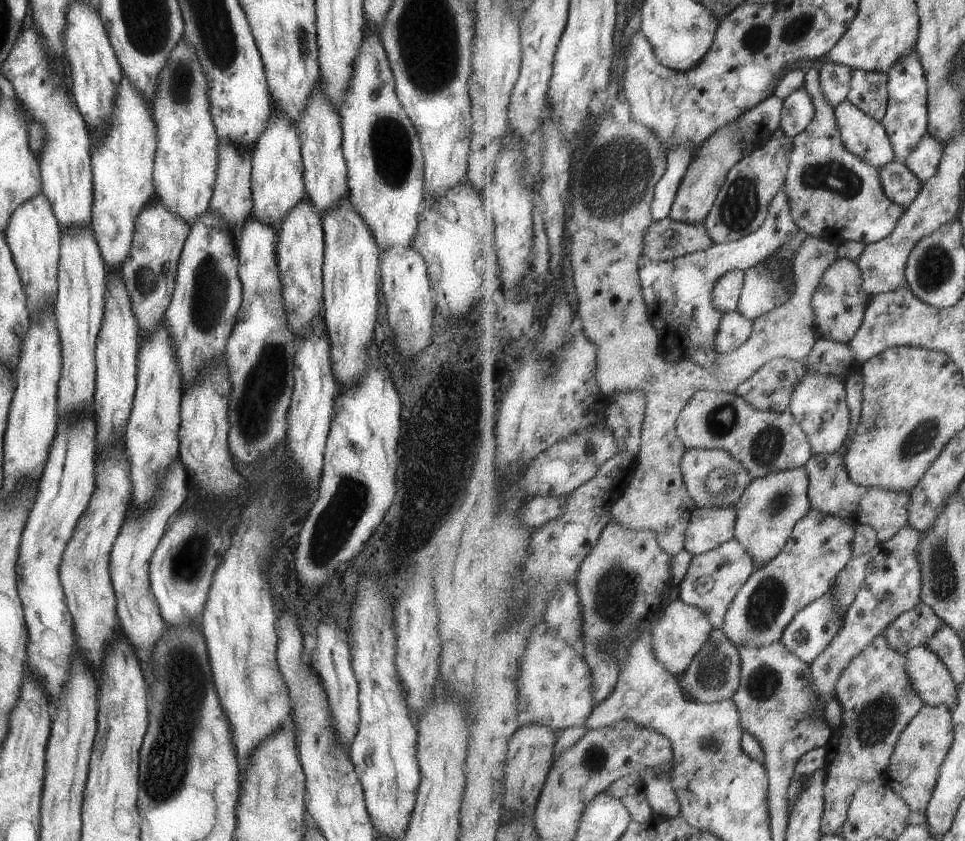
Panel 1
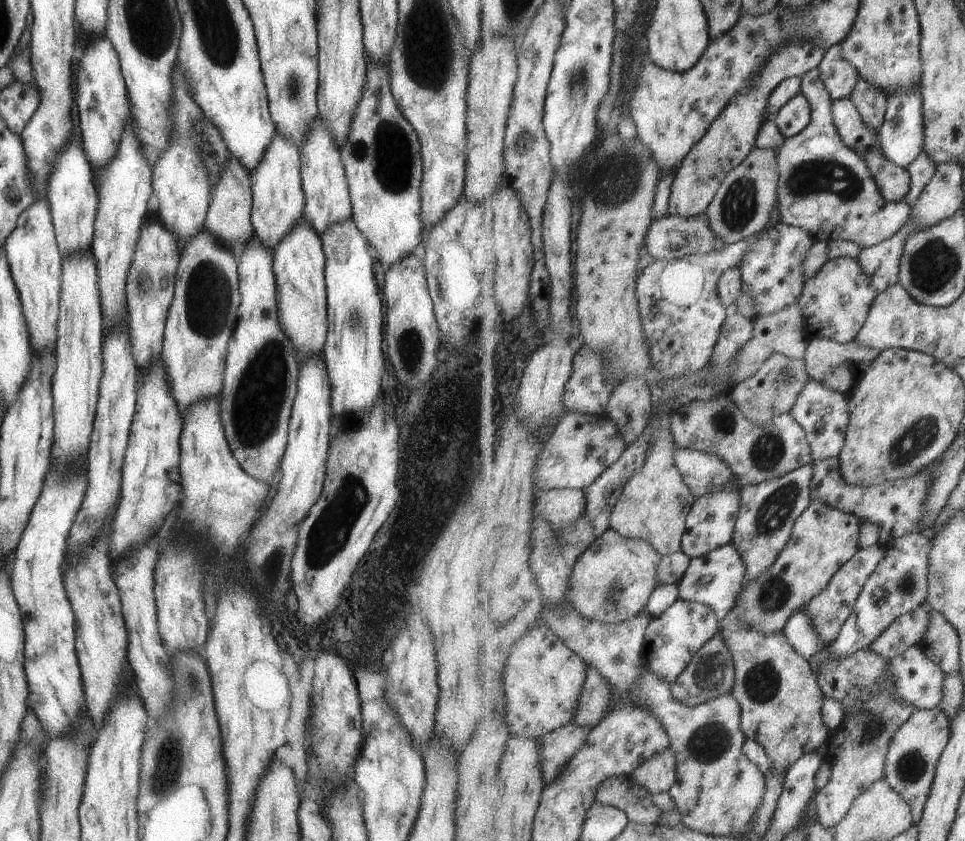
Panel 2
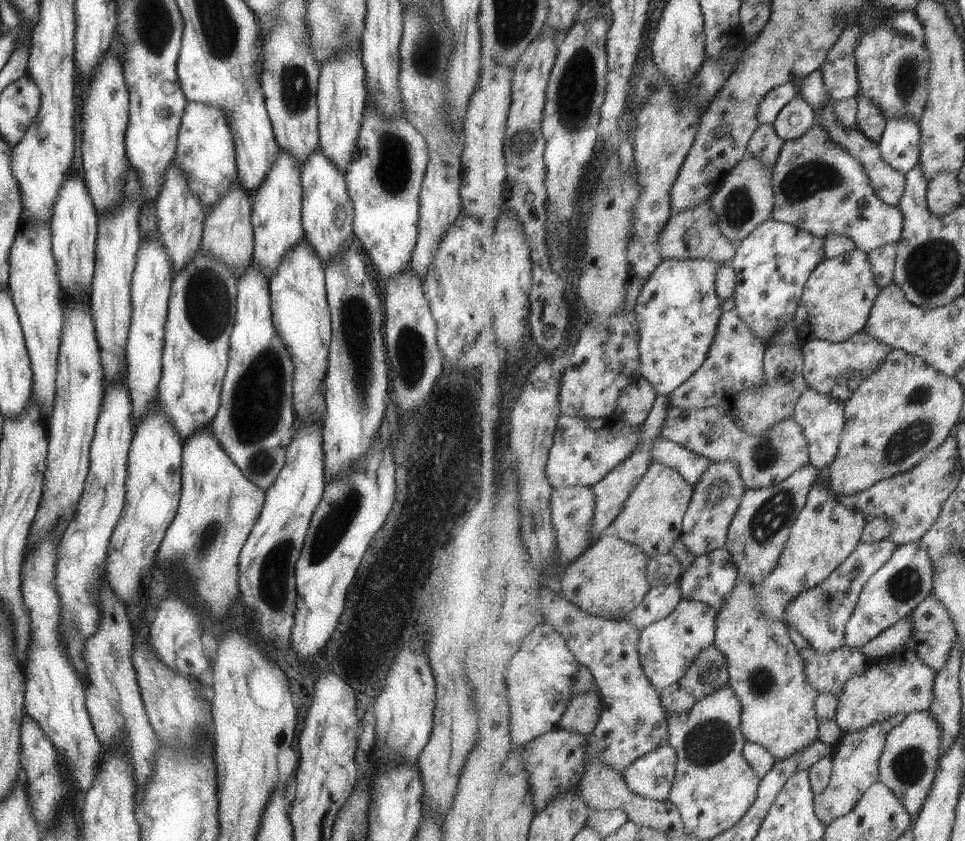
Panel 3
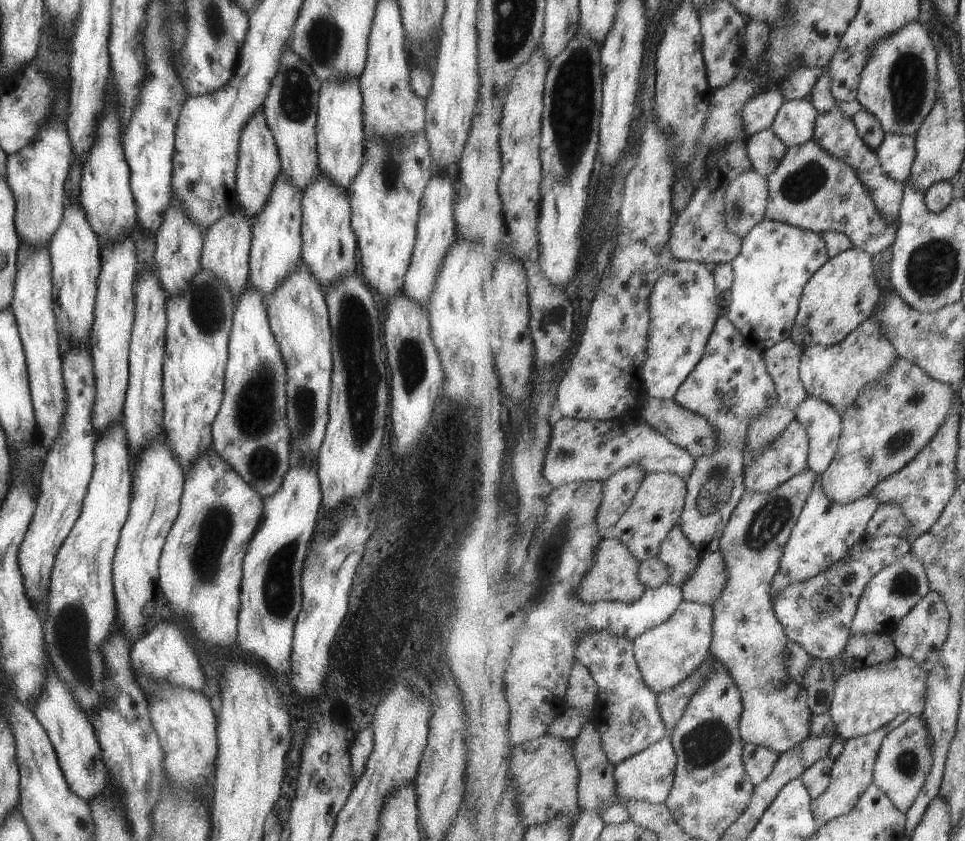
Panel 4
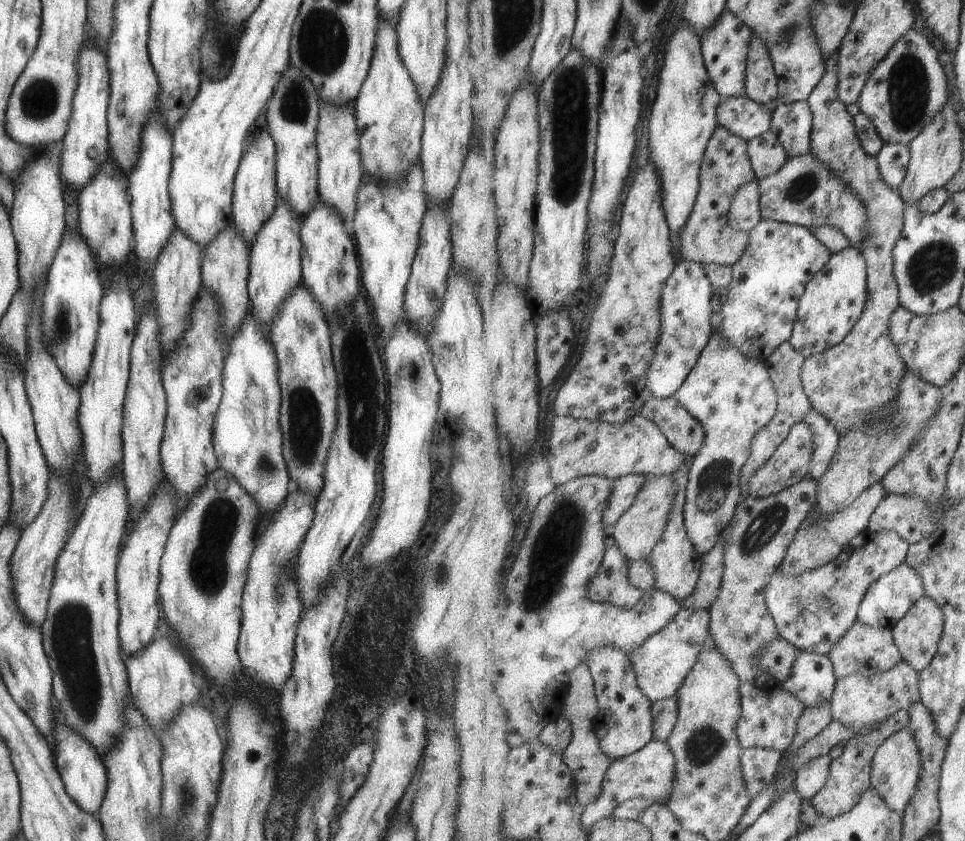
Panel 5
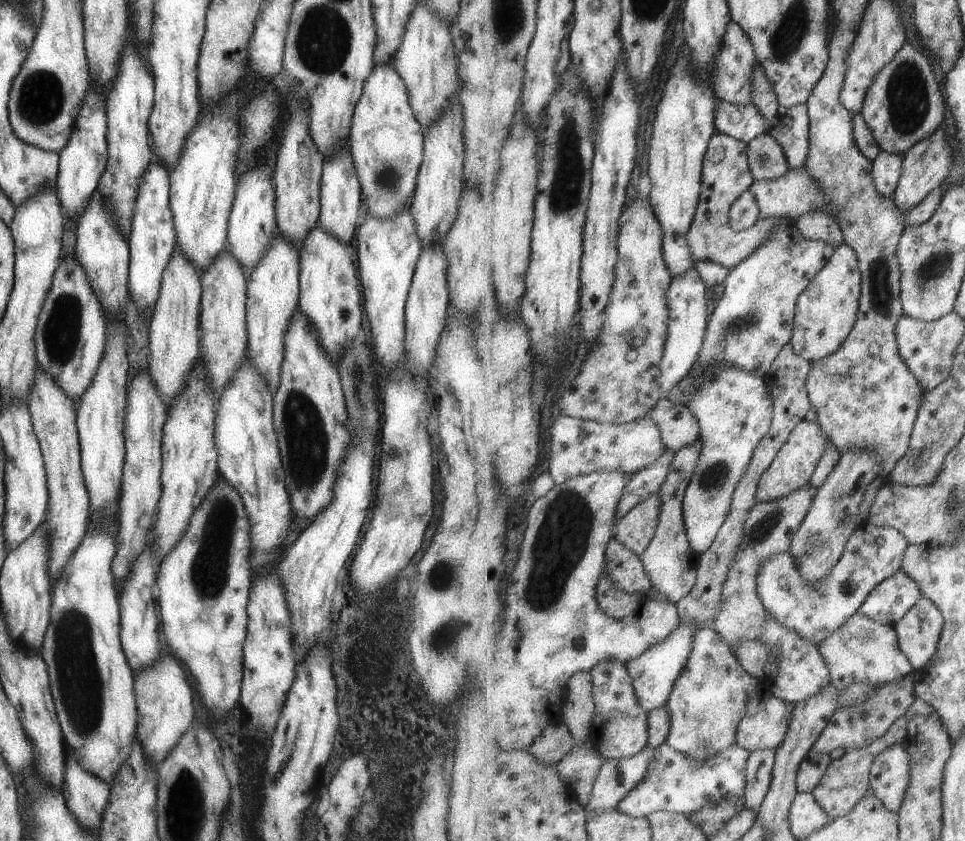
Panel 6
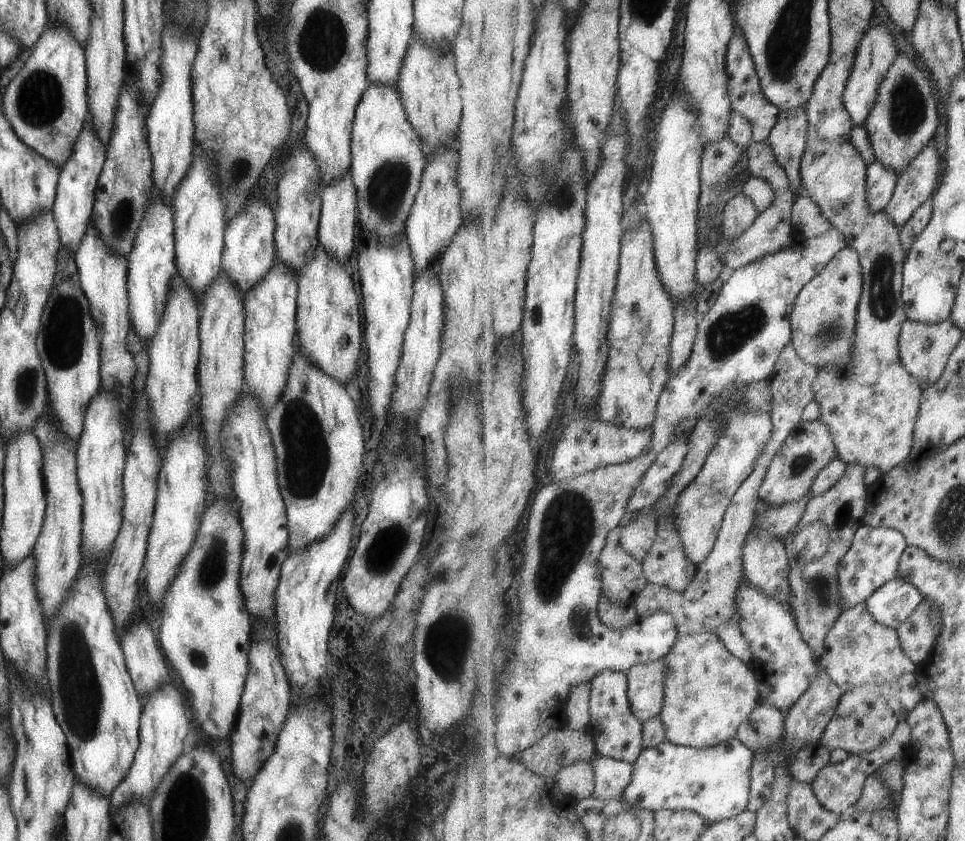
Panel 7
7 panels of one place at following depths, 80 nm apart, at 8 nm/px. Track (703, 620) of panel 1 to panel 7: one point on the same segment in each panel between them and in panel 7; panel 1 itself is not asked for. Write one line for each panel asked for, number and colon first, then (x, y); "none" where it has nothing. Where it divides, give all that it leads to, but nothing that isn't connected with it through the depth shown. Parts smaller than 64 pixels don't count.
2: (672, 640)
3: (668, 648)
4: (668, 655)
5: (661, 665)
6: (654, 674)
7: (646, 681)

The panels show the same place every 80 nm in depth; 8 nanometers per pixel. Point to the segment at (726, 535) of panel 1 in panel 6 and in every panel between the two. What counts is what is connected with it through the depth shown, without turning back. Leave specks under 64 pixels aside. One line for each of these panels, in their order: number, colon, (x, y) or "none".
2: (711, 524)
3: (718, 497)
4: (731, 385)
5: (734, 398)
6: (735, 407)

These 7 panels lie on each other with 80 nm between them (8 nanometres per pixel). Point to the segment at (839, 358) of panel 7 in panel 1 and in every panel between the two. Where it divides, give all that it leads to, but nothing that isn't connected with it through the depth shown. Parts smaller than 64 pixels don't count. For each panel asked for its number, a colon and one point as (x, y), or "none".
1: (840, 304)
2: (836, 302)
3: (837, 301)
4: (841, 295)
5: (835, 299)
6: (827, 311)

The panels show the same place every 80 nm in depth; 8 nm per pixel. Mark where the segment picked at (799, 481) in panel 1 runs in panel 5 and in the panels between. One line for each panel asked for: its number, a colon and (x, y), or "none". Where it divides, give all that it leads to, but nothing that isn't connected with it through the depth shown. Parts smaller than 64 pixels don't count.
2: (769, 511)
3: (768, 673)
4: (749, 640)
5: (763, 529)

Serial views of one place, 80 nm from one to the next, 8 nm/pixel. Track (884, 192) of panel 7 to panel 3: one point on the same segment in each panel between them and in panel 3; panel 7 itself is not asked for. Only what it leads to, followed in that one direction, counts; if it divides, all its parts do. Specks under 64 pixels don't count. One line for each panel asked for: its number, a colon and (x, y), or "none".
3: (900, 146)
4: (897, 154)
5: (893, 160)
6: (888, 168)

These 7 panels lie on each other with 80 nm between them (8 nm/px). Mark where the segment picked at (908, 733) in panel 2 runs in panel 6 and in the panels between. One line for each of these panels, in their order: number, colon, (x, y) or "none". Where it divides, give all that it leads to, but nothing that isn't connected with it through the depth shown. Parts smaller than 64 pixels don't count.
3: (912, 755)
4: (904, 762)
5: (896, 767)
6: (890, 779)

